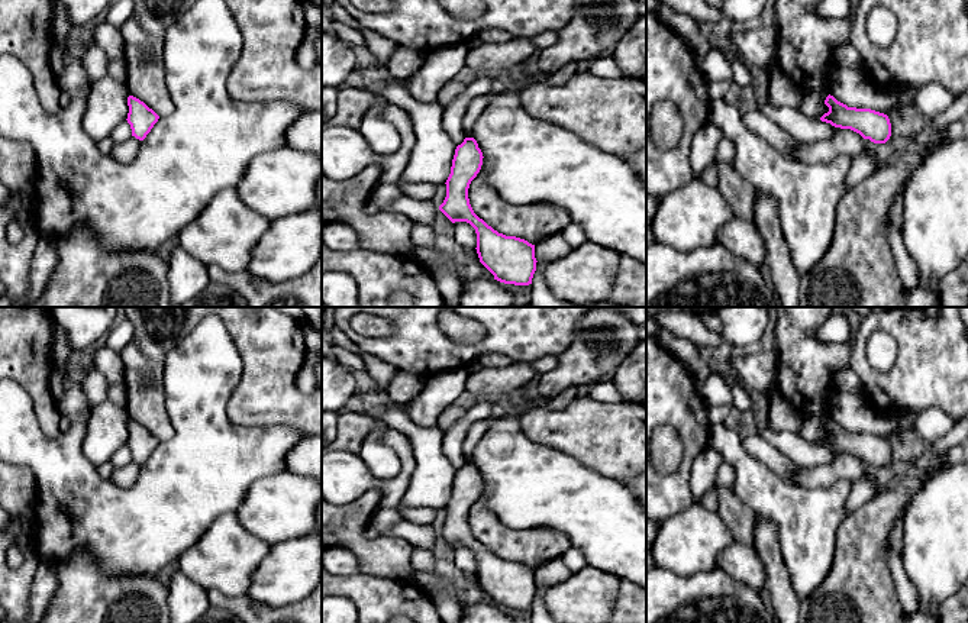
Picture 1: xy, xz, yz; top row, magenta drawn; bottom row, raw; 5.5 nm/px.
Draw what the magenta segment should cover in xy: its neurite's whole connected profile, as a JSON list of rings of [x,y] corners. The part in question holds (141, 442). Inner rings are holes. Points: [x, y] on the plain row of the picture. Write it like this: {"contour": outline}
{"contour": [[[133,420],[128,422],[128,430],[129,438],[126,445],[130,449],[132,461],[143,465],[154,452],[154,449],[158,446],[159,440],[143,426]]]}

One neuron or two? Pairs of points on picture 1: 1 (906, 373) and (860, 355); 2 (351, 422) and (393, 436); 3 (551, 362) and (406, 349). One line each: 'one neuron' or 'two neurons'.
1: one neuron
2: two neurons
3: two neurons

